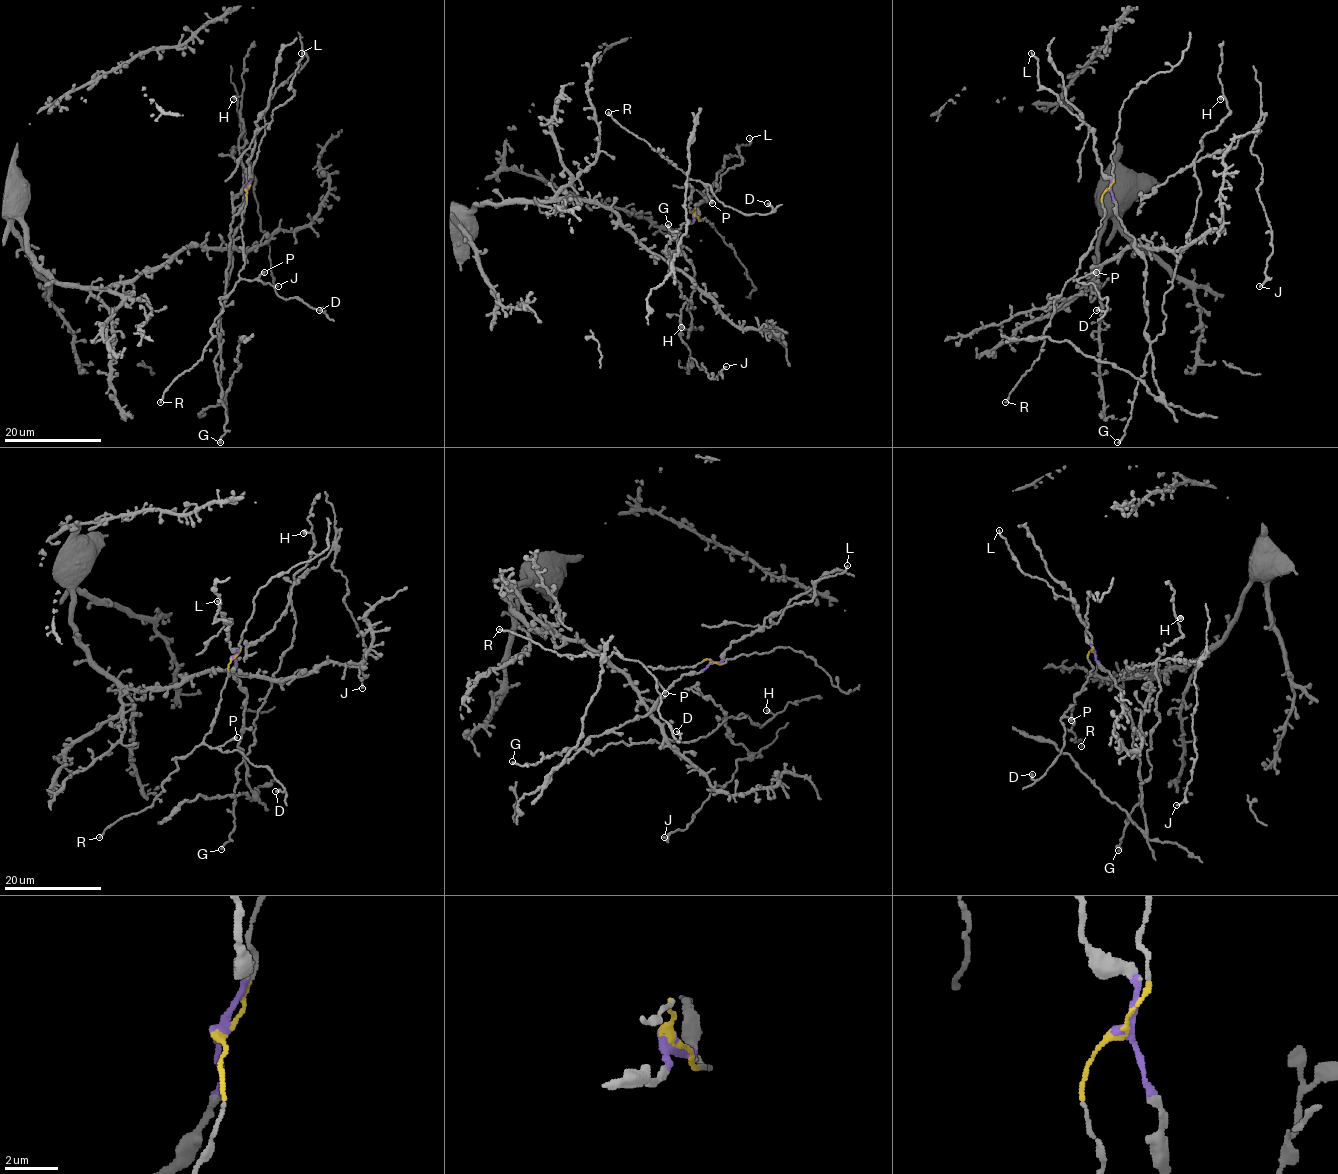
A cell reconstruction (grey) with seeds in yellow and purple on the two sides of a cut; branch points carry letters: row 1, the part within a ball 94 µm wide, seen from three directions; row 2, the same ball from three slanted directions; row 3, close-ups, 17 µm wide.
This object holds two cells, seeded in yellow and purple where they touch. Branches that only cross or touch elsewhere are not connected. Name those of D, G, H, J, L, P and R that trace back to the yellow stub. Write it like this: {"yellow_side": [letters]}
{"yellow_side": ["D", "P", "R"]}

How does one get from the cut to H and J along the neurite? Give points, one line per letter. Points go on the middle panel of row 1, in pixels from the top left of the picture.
H: (694, 214), (678, 229), (676, 253), (665, 252), (668, 273), (692, 303), (688, 336), (681, 326)
J: (694, 214), (676, 253), (665, 252), (692, 303), (681, 338), (708, 376), (726, 366)

